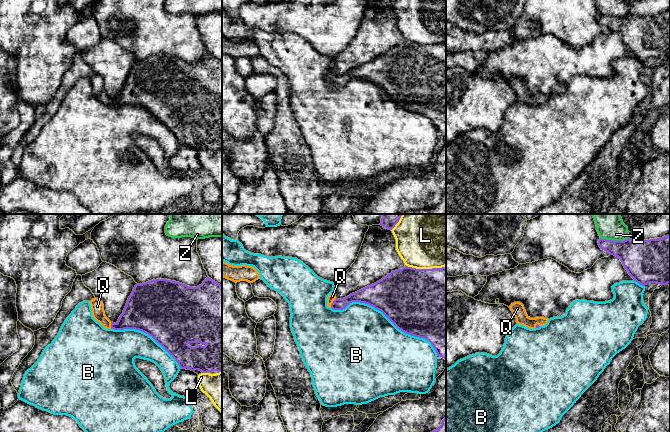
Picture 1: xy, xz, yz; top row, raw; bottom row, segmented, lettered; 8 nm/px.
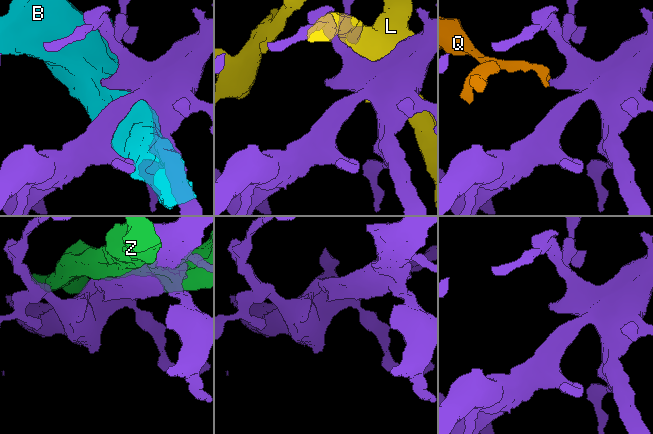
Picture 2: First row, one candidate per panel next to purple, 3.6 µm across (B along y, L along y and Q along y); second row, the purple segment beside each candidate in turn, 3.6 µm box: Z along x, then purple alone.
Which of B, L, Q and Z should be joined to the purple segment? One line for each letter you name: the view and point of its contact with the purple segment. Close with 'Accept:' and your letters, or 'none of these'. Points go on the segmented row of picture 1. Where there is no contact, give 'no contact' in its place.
Q: meets purple in xz at (332, 303)
Accept: Q

